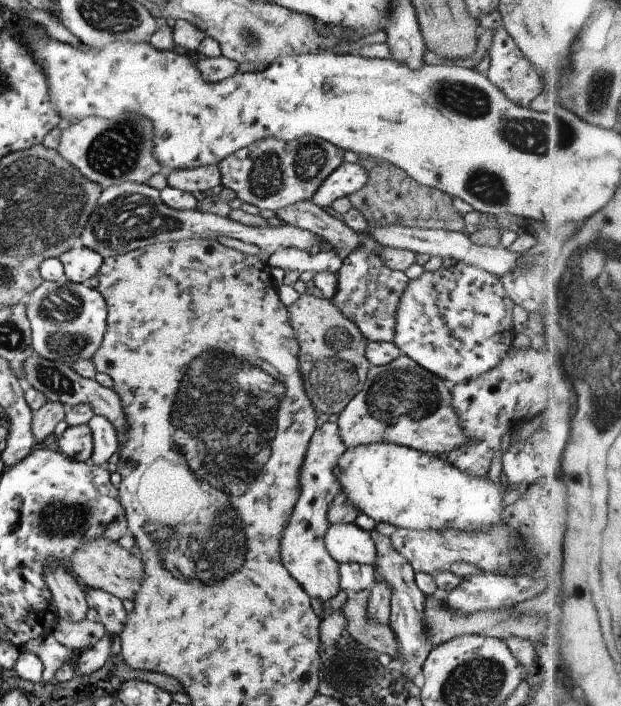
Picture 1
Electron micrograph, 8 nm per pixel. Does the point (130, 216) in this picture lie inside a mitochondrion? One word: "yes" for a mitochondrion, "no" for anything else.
yes

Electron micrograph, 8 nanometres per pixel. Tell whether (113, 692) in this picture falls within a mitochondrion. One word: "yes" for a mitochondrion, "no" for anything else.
no

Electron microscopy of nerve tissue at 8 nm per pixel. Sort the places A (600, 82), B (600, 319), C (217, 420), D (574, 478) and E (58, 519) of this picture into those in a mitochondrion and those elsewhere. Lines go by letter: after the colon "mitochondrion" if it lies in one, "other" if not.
A: mitochondrion
B: mitochondrion
C: mitochondrion
D: other
E: mitochondrion

